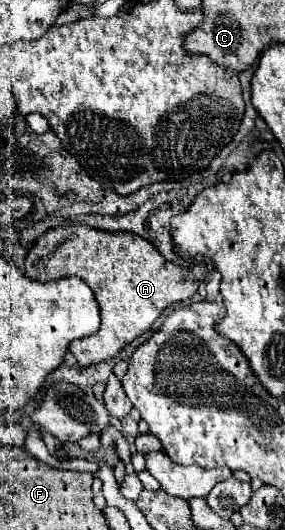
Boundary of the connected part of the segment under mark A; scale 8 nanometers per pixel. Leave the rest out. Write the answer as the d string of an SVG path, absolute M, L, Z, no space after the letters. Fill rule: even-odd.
M70 224L48 230L36 240L26 256L26 276L38 282L78 276L92 288L100 304L100 330L70 344L70 352L78 364L90 366L114 358L134 338L148 332L166 306L192 298L200 282L208 276L208 270L204 264L190 270L176 266L148 244L148 240L130 232L96 232L96 228Z

